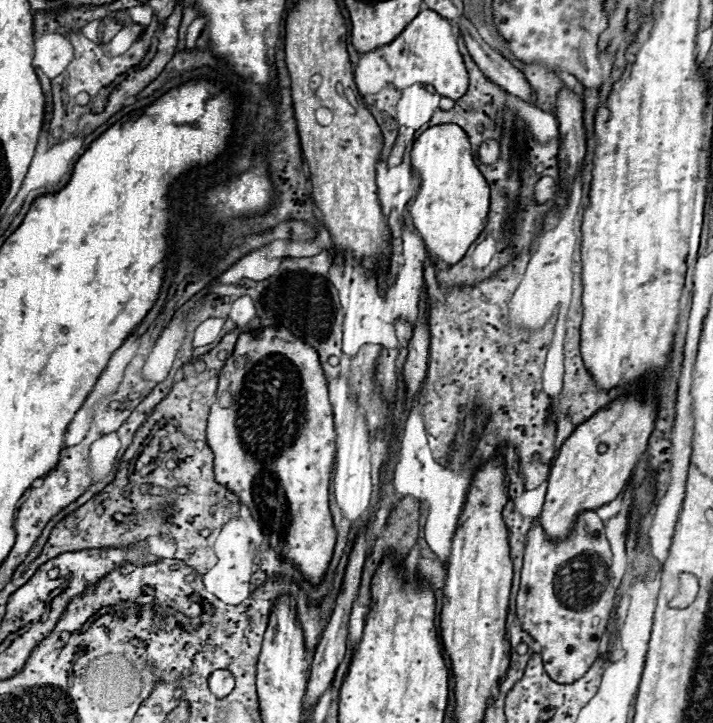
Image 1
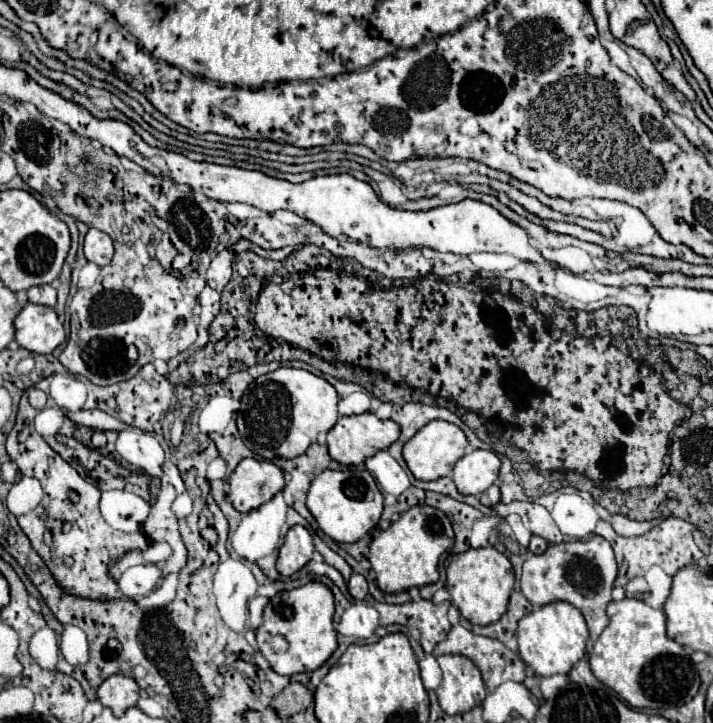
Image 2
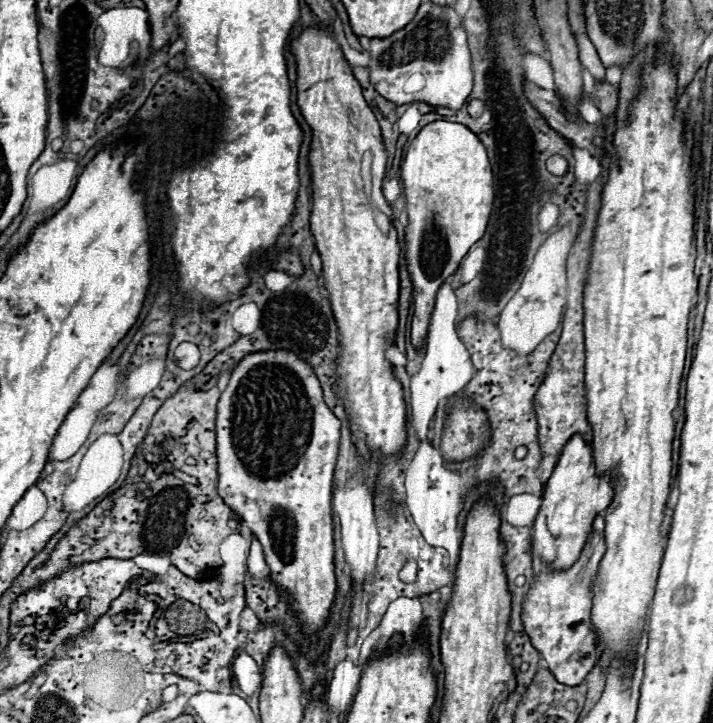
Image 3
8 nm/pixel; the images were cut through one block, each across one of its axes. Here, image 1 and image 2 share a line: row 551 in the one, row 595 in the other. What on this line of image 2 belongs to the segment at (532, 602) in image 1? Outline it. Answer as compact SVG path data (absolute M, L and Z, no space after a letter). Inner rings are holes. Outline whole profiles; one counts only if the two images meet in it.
M594 536L586 542L566 542L566 544L550 544L550 548L540 556L530 556L524 562L520 588L522 594L538 606L548 602L564 600L576 606L588 624L590 640L596 642L602 630L608 626L610 618L606 616L606 606L612 600L612 582L616 578L616 560L612 556L610 542L602 536Z

